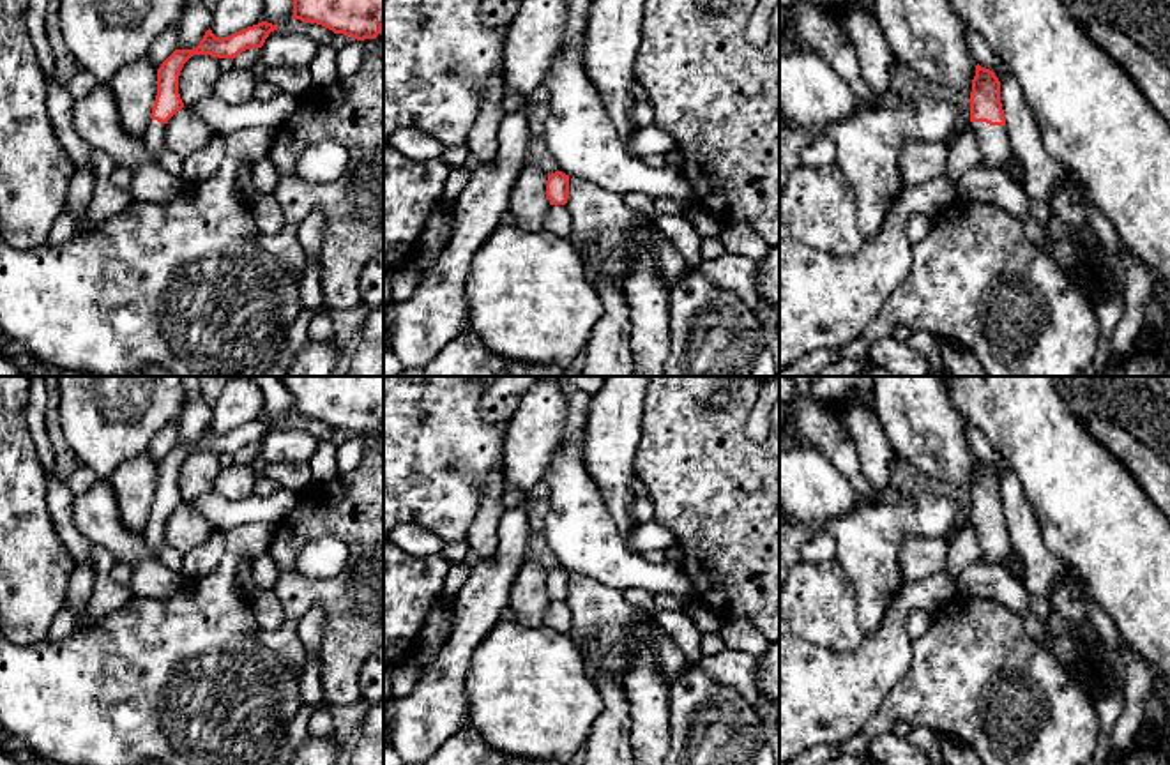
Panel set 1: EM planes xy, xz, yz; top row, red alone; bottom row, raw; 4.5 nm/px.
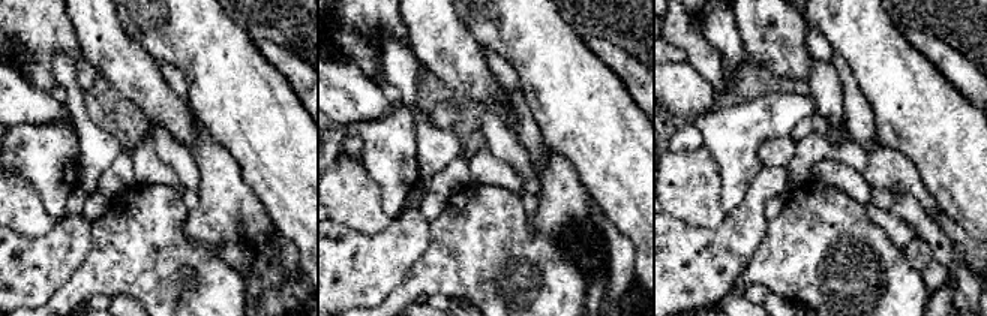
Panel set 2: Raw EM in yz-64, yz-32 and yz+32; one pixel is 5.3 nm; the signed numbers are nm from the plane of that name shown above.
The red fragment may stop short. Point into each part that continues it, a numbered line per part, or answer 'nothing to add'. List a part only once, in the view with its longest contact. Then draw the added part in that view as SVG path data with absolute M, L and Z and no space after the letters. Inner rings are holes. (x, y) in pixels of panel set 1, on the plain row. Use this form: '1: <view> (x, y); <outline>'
1: yz (994, 537); M970 518L970 528L979 539L986 562L993 565L1006 565L1014 553L1006 521Z

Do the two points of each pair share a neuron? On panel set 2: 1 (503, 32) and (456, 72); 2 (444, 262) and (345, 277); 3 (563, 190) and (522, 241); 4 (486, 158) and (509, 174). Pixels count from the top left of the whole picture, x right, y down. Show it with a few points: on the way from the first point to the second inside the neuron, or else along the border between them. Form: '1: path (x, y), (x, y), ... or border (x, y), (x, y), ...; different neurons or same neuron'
1: border (459, 18), (480, 48); different neurons
2: border (429, 235), (426, 250), (390, 294); different neurons
3: border (527, 216), (534, 232), (561, 249); different neurons
4: path (492, 163), (503, 174); same neuron

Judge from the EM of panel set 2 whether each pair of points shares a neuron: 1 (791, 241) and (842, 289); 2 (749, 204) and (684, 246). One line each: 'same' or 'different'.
1: same
2: same

